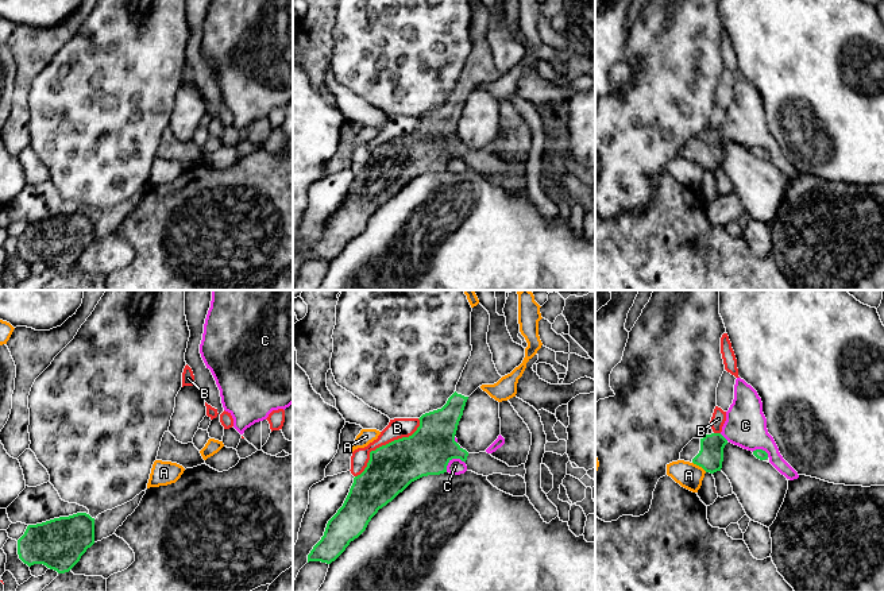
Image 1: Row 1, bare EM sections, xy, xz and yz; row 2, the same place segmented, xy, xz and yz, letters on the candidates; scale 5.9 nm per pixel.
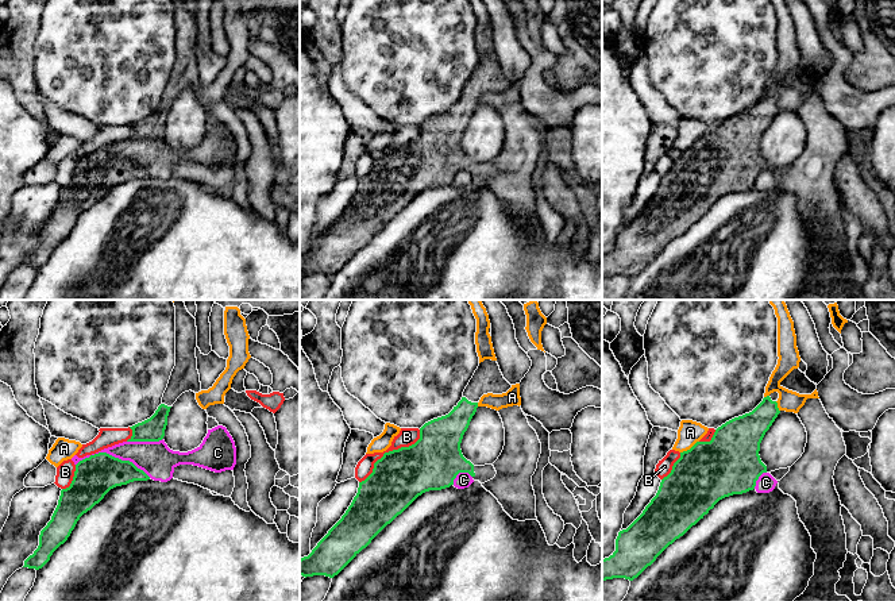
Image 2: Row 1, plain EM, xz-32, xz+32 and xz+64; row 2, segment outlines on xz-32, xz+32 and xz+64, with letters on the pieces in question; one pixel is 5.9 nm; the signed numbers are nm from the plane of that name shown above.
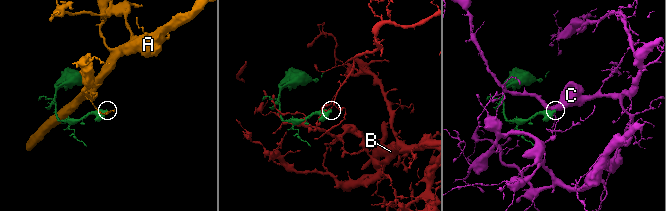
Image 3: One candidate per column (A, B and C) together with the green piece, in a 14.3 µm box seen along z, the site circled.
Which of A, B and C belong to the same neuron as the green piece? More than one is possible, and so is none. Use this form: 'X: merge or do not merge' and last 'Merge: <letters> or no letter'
A: do not merge
B: do not merge
C: do not merge
Merge: no letter

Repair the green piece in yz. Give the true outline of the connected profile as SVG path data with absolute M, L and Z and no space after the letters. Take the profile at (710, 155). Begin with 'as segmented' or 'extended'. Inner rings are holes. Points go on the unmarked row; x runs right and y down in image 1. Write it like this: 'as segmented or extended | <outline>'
extended | M721 131L706 132L703 136L692 136L680 150L680 158L694 161L706 170L721 169L723 146L727 138Z

